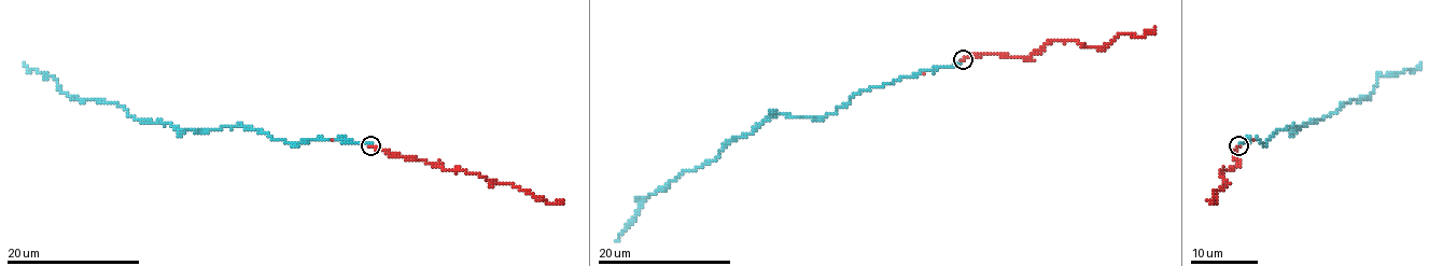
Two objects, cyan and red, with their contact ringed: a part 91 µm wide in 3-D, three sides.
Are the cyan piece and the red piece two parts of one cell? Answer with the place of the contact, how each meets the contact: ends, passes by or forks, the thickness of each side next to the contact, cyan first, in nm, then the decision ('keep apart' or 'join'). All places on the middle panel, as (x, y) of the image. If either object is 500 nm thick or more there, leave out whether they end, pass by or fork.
place (963, 59); cyan ends; red ends; calibres 200 and 160 nm; join

